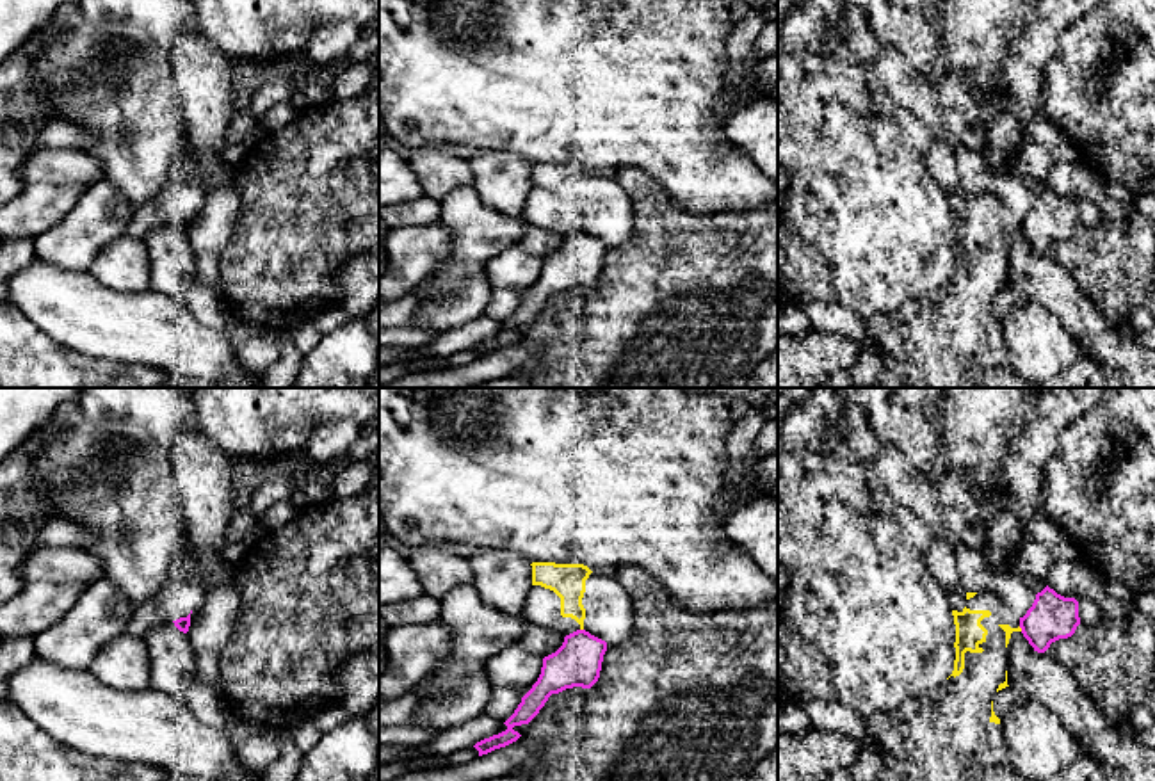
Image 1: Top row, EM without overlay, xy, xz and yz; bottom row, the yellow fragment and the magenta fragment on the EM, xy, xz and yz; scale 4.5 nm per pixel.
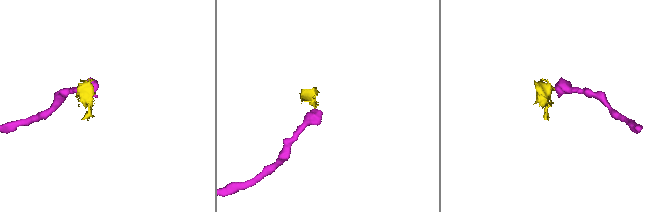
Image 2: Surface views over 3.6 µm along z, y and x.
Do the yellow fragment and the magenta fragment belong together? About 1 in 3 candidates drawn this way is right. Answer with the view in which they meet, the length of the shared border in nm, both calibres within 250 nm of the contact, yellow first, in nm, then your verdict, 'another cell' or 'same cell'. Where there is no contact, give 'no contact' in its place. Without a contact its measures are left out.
contact in yz; length 30 nm; calibres 40 and 200 nm; another cell

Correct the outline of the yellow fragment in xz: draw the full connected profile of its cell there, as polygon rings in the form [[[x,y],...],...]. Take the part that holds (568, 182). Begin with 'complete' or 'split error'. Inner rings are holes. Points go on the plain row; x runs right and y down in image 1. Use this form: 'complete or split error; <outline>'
split error; [[[532,164],[532,189],[523,217],[530,226],[569,237],[584,231],[582,199],[593,174],[584,165]]]

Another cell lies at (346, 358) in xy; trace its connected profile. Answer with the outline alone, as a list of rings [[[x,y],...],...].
[[[361,318],[324,334],[303,358],[301,372],[290,388],[372,388],[370,377],[379,361],[379,338]]]

